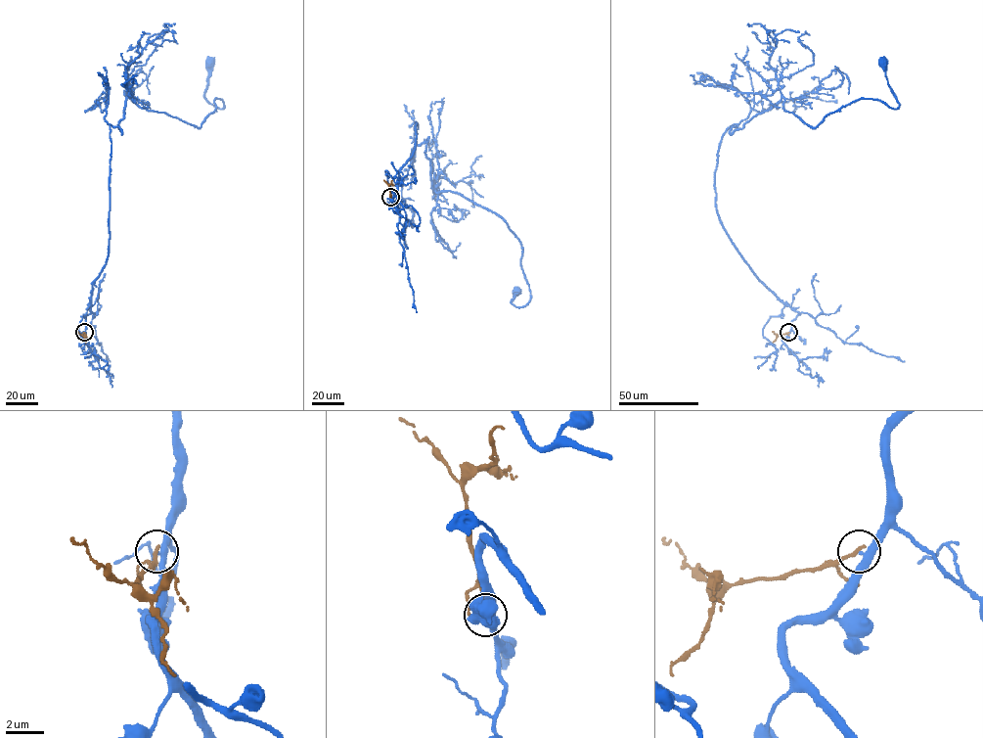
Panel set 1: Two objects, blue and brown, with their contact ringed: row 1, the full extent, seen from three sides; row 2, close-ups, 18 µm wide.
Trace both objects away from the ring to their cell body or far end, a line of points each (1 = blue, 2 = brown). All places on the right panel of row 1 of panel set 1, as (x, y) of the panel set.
1: (788, 332), (800, 314), (717, 212), (720, 141), (782, 98), (813, 127), (861, 99), (896, 109), (883, 64)
2: (788, 332), (778, 335), (773, 343)

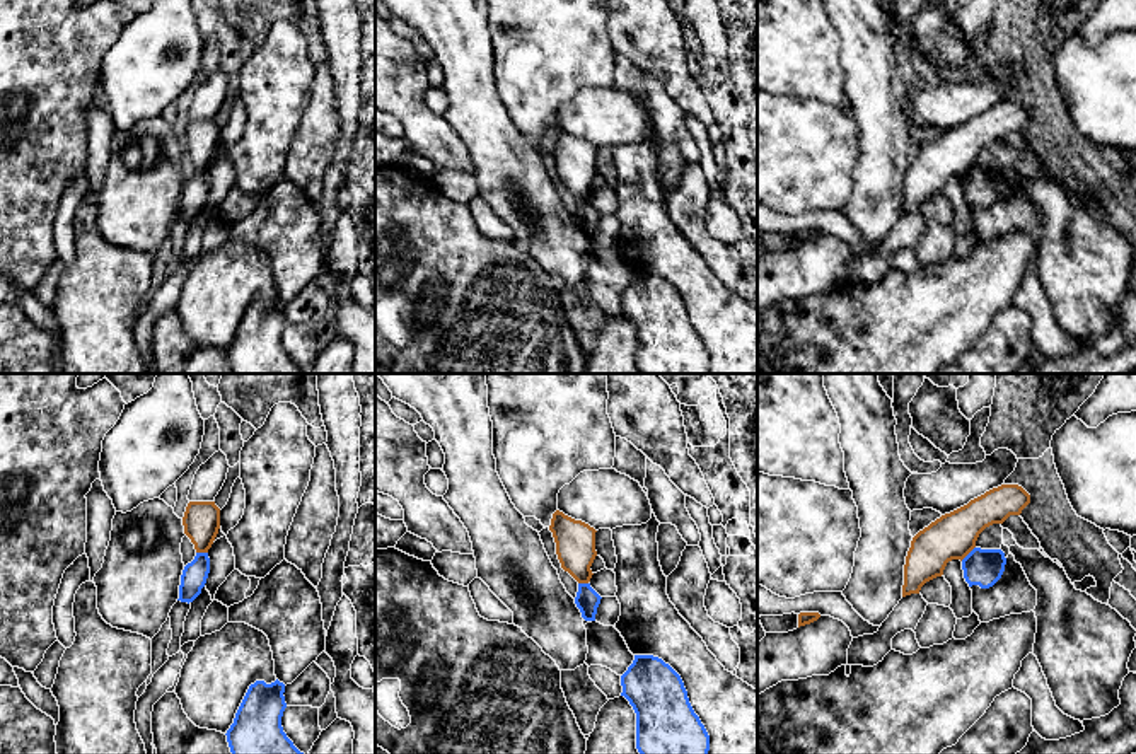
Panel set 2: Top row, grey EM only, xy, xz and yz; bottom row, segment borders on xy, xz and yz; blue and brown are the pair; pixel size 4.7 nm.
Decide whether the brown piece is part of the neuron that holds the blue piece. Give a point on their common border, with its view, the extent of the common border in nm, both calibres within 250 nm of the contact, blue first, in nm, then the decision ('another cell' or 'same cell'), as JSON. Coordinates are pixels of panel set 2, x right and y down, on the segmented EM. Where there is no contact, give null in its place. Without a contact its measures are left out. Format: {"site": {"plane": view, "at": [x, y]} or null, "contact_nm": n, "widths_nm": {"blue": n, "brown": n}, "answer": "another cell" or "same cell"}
{"site": {"plane": "yz", "at": [969, 553]}, "contact_nm": 100, "widths_nm": {"blue": 180, "brown": 220}, "answer": "another cell"}

